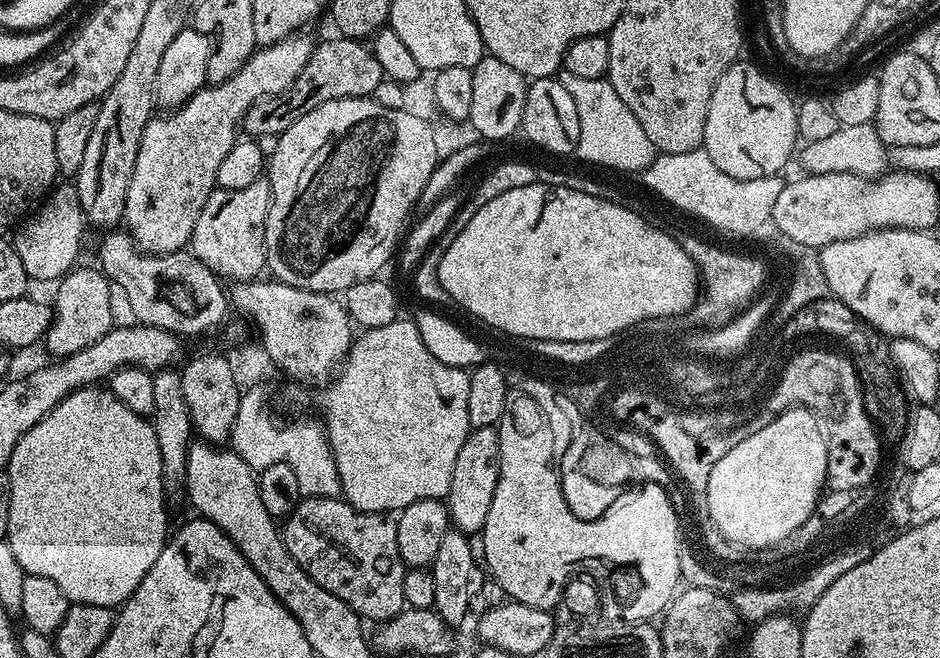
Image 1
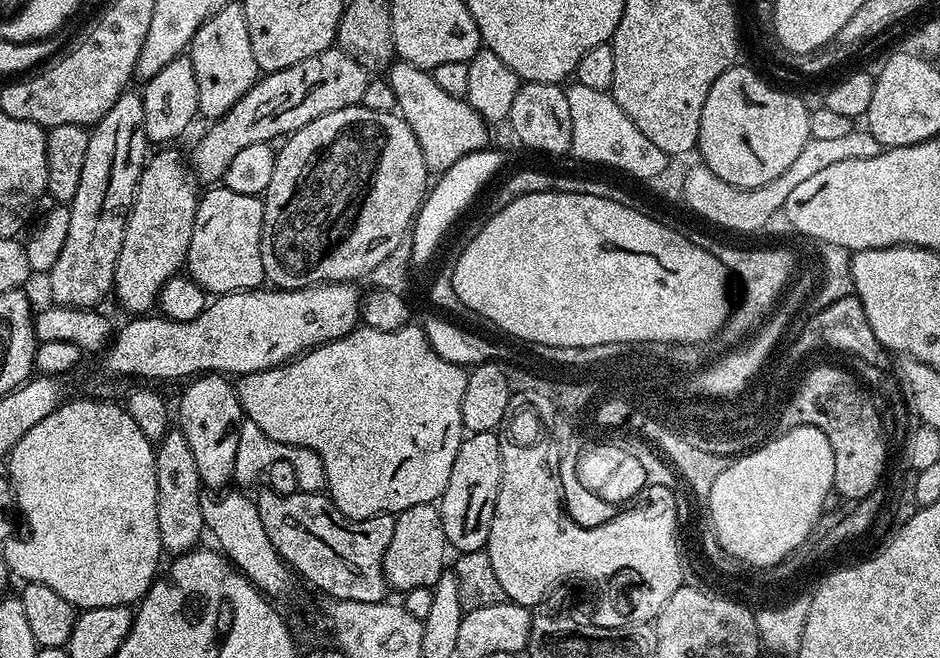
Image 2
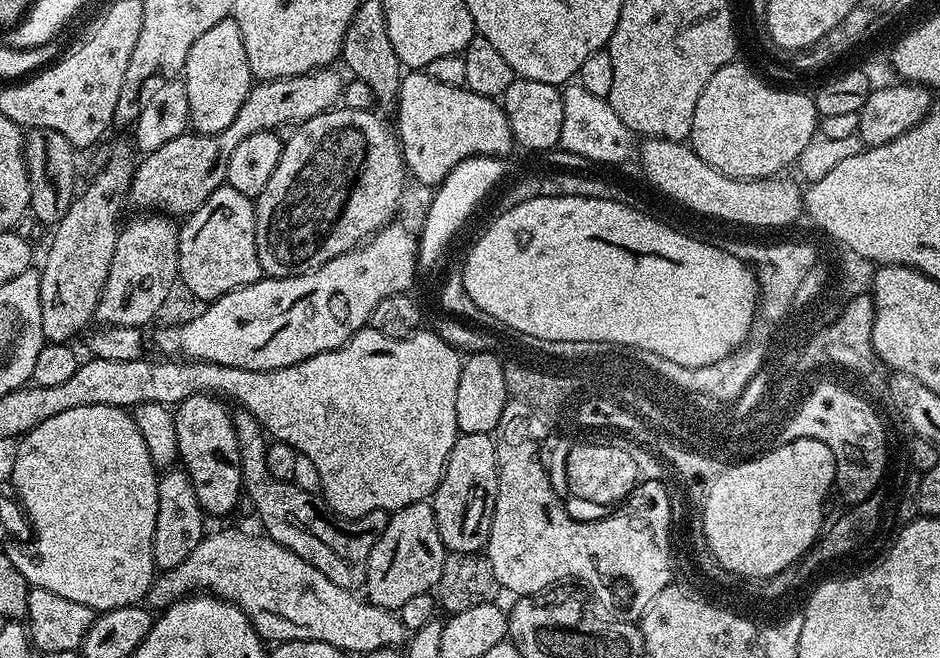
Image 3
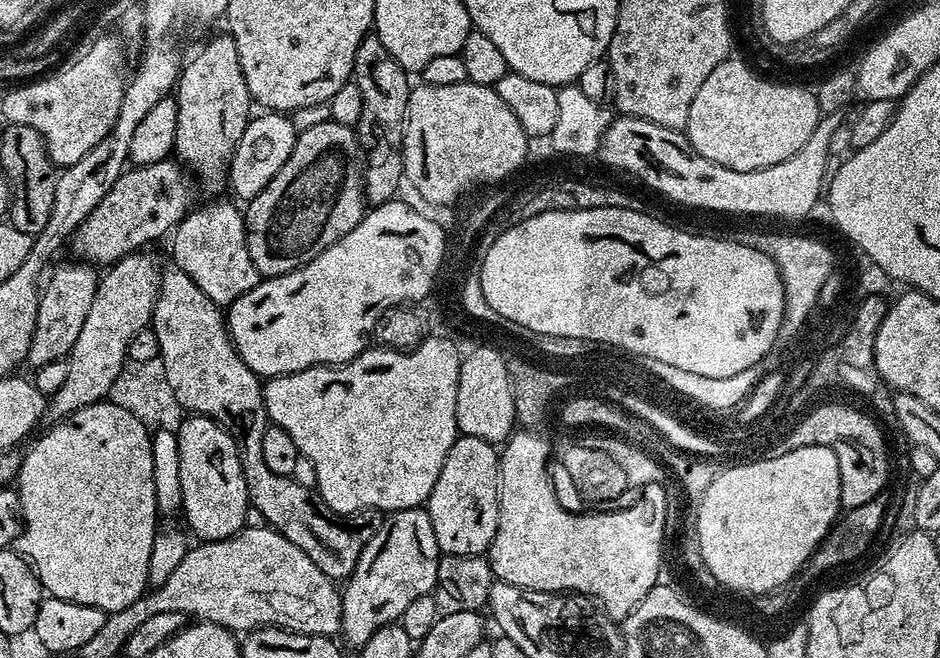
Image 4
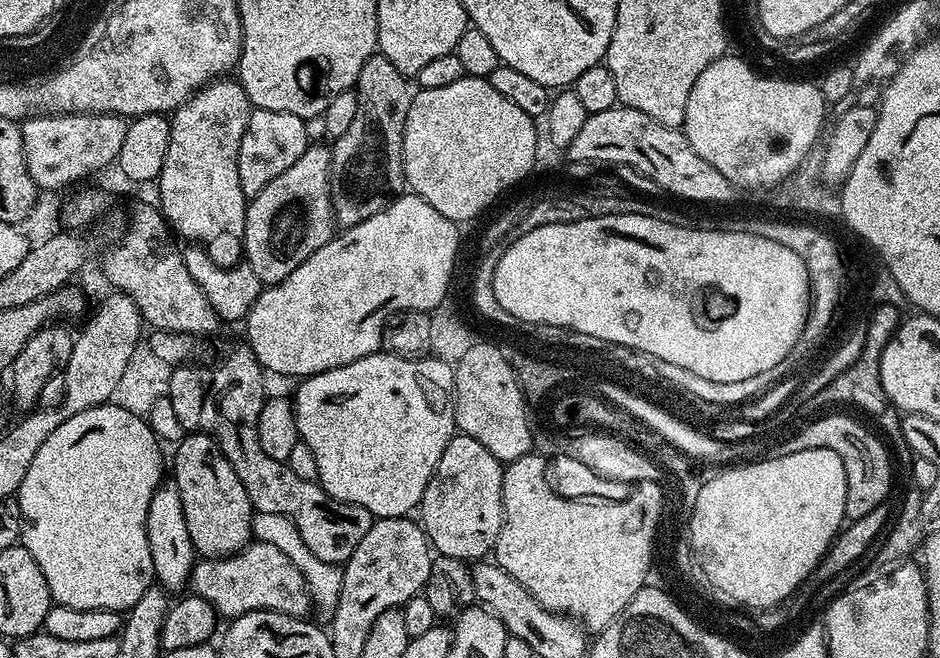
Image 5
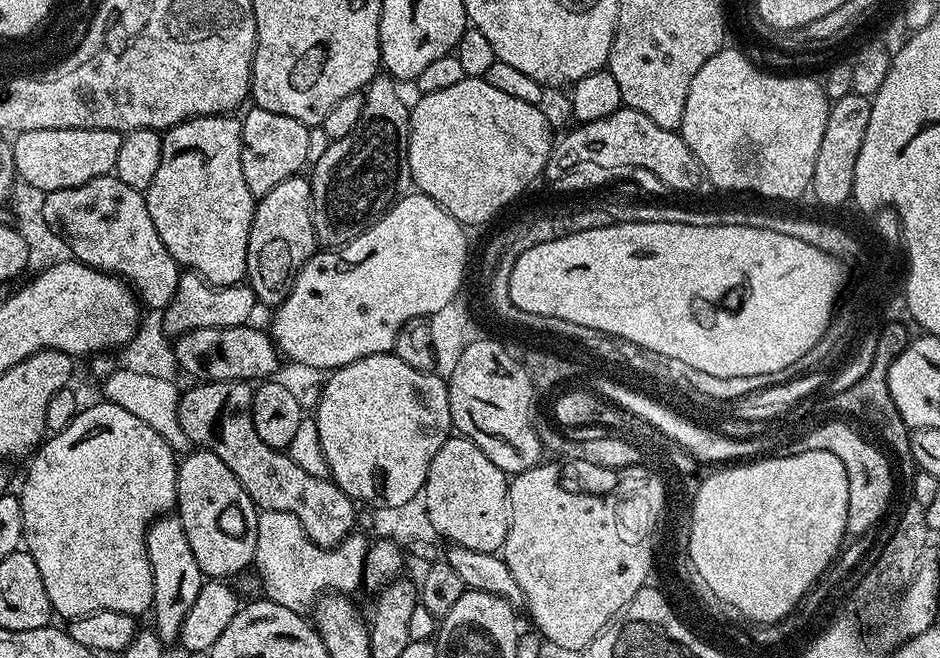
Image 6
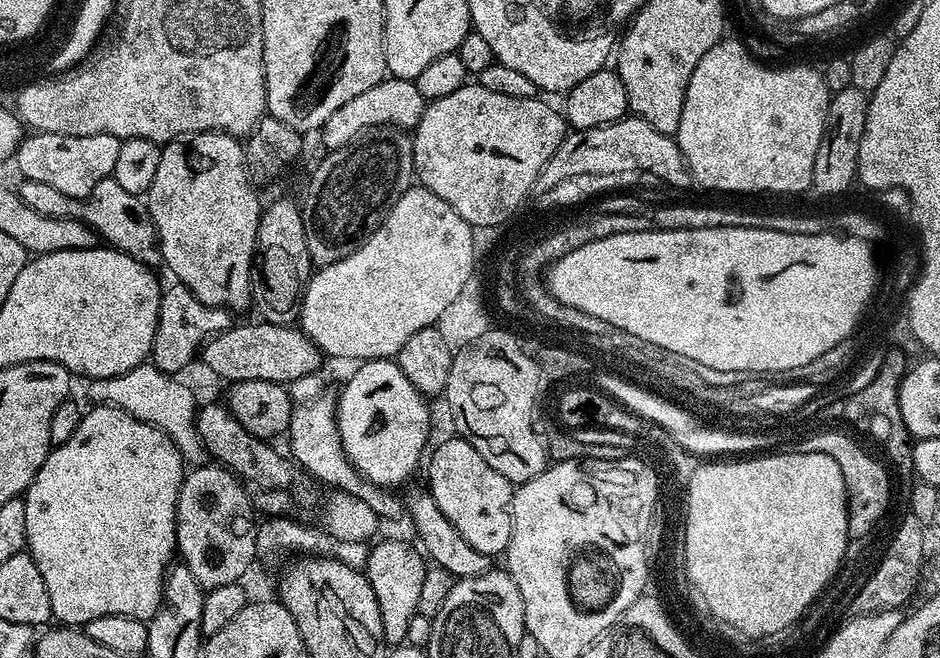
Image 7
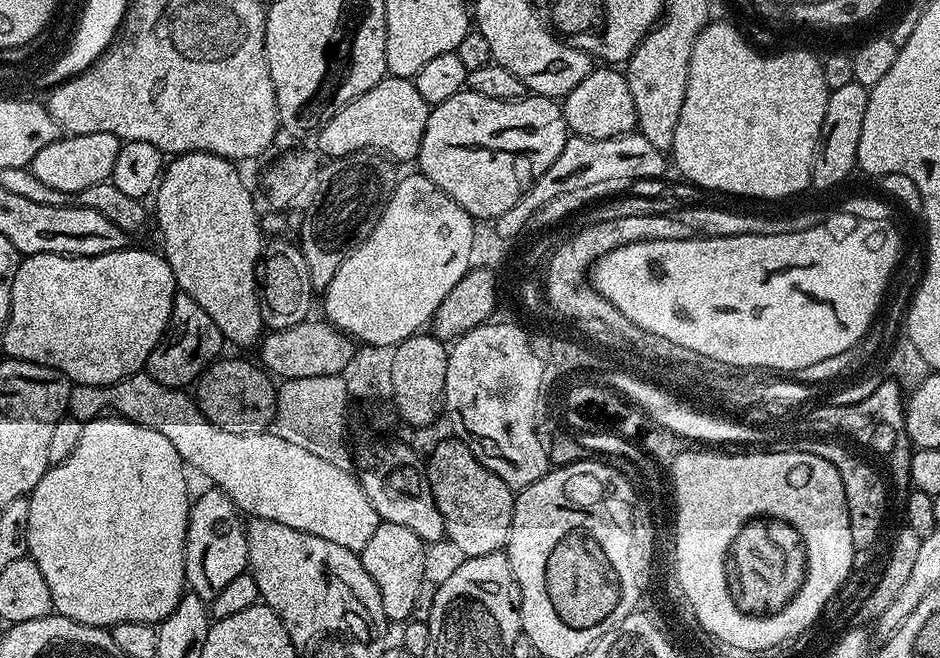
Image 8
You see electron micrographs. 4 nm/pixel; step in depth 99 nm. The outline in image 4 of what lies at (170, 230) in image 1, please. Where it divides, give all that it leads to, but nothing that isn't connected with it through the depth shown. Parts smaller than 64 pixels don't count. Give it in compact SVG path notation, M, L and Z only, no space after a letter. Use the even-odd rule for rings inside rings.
M141 250L139 252L132 252L129 256L123 256L122 259L117 260L115 264L111 265L107 269L108 272L99 277L97 286L96 286L96 297L94 302L90 306L90 314L86 314L86 322L82 326L82 330L78 333L78 342L74 342L71 352L68 353L66 359L68 361L68 369L66 370L66 383L62 385L62 390L58 390L54 393L53 396L47 401L46 404L46 416L49 421L59 422L64 419L66 416L72 416L78 410L82 410L86 406L91 404L99 404L109 395L111 386L113 386L115 379L125 371L126 361L128 360L128 347L130 342L134 338L134 334L138 334L143 330L143 328L149 327L152 323L152 311L156 305L156 298L160 295L160 273L162 271L161 265L156 265L150 257L147 256L147 251Z

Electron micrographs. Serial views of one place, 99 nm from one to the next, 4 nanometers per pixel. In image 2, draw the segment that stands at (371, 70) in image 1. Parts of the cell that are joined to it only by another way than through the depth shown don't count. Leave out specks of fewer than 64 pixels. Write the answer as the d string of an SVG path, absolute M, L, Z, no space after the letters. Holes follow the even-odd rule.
M339 46L327 48L318 54L310 54L310 58L302 58L289 68L261 75L252 85L252 89L242 98L238 98L225 116L207 125L208 129L201 134L200 141L192 148L191 171L197 181L204 186L212 186L223 181L224 171L230 166L230 162L234 162L238 150L244 150L251 144L266 144L275 141L275 136L287 137L297 132L302 126L314 122L314 118L322 118L322 114L330 114L334 110L360 104L362 93L369 79L370 73L358 62L354 62L354 58L350 58L350 54L346 54Z

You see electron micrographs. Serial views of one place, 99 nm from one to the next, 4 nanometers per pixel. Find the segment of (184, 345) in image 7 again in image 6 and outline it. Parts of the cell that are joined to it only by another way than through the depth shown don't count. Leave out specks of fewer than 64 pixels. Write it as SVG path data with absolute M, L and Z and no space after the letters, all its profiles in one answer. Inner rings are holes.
M181 271L178 290L163 309L164 330L169 337L181 336L183 332L199 328L242 328L249 323L252 311L258 308L254 290L247 282L231 284L225 288L213 288L196 272Z

